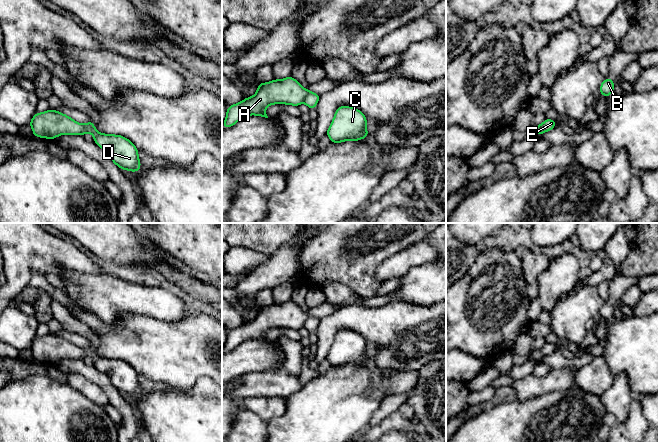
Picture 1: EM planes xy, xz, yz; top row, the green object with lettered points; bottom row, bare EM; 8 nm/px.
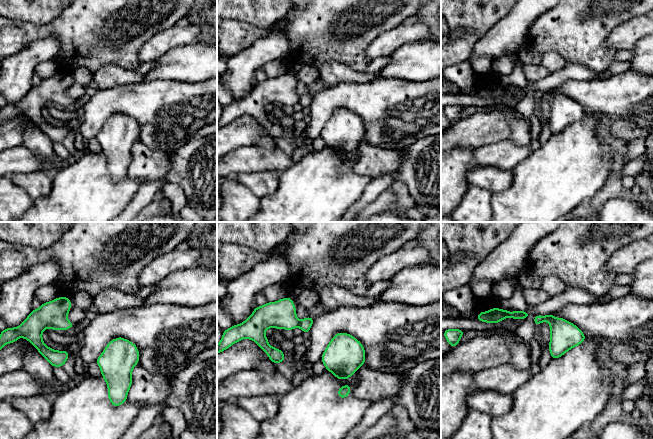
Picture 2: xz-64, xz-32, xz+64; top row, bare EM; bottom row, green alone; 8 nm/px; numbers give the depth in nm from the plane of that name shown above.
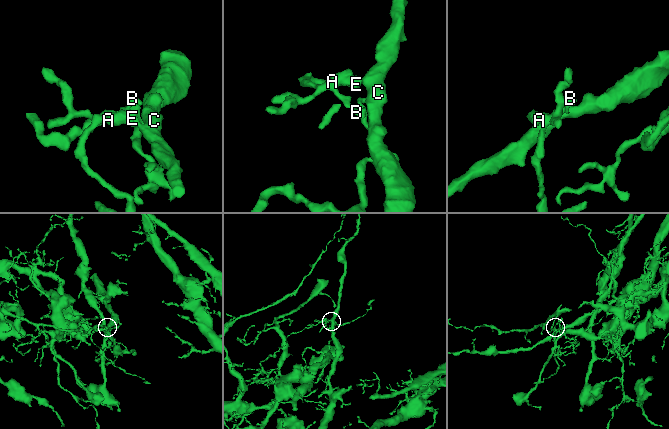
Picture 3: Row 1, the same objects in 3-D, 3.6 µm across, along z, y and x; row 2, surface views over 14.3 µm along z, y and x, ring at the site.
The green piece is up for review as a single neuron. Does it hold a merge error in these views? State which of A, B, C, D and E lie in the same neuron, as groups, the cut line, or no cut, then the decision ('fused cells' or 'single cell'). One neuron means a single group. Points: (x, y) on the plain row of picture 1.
groups A B / C D E; cut xz (310, 316), (303, 325); fused cells

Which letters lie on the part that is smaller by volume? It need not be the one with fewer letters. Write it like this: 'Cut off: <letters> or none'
Cut off: A, B

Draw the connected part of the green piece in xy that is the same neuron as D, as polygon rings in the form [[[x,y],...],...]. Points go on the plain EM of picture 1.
[[[92,345],[83,349],[86,356],[93,359],[94,366],[108,376],[120,393],[137,396],[141,392],[138,373],[130,364],[121,359],[102,358],[95,353]]]

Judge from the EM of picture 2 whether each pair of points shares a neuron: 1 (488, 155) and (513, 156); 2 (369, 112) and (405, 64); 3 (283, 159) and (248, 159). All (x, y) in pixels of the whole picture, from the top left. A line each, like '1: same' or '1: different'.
1: same
2: different
3: same

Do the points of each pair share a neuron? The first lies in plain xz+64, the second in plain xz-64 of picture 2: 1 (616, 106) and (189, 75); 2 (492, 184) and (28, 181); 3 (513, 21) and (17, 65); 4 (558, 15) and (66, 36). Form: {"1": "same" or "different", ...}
{"1": "different", "2": "same", "3": "same", "4": "same"}

